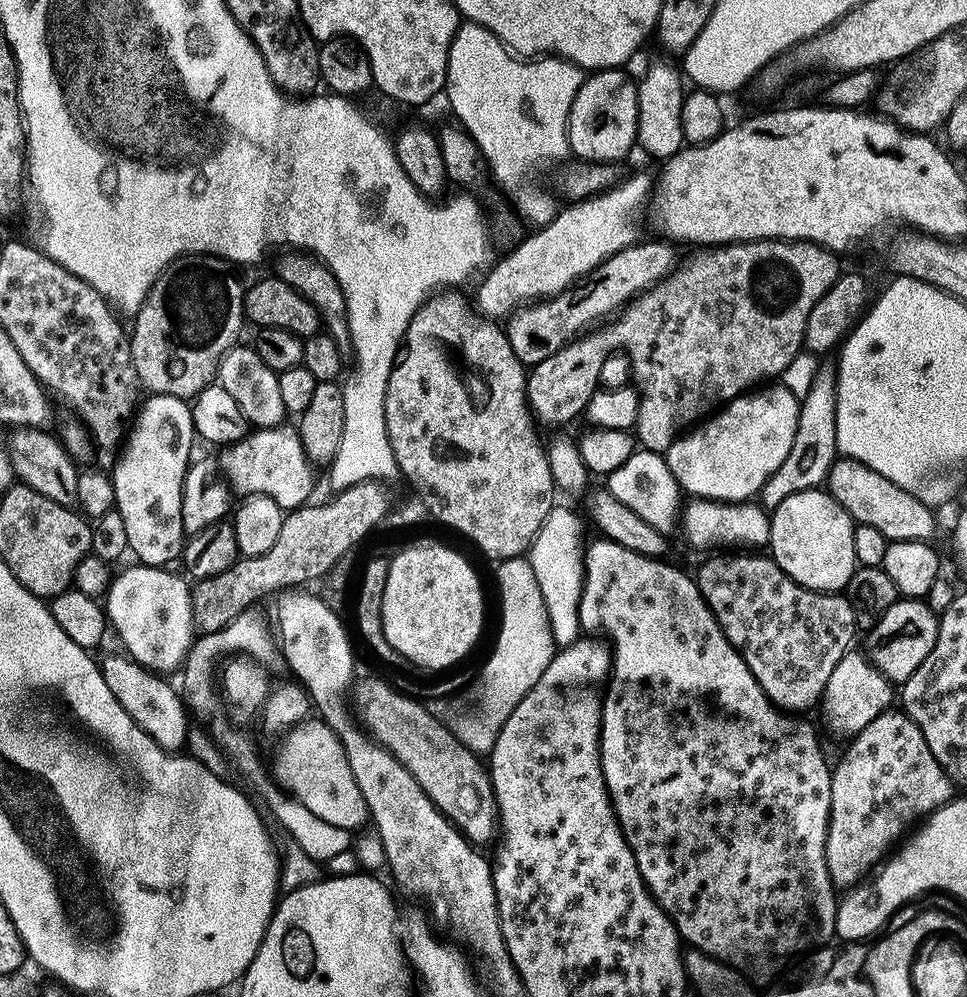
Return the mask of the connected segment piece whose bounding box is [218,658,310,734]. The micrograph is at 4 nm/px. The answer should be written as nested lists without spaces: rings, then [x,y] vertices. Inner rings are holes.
[[[228,658],[223,661],[222,671],[218,676],[218,688],[225,705],[252,712],[264,700],[264,709],[260,716],[264,719],[264,728],[268,732],[283,733],[294,724],[300,723],[310,712],[310,697],[299,683],[280,684],[268,696],[268,676],[257,661],[251,658]],[[225,663],[225,664],[224,664]],[[224,668],[224,673],[223,672]],[[268,696],[268,697],[267,697]]]

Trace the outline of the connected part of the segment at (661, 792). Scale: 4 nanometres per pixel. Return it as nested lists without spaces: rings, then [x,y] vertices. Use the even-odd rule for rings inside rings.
[[[596,538],[596,541],[589,543],[586,548],[584,558],[584,585],[582,586],[582,594],[580,595],[580,605],[578,606],[578,618],[580,619],[580,627],[585,633],[596,634],[601,628],[602,631],[608,632],[607,639],[610,641],[612,649],[612,671],[608,677],[607,685],[602,693],[602,703],[600,706],[600,765],[602,766],[602,774],[604,781],[608,787],[608,797],[612,799],[612,809],[616,811],[616,817],[620,823],[620,828],[624,831],[624,837],[628,840],[634,858],[638,862],[638,868],[644,879],[644,885],[648,888],[648,892],[659,902],[660,907],[676,924],[676,930],[680,933],[681,941],[685,945],[691,946],[697,952],[705,952],[708,956],[712,956],[716,960],[721,960],[724,964],[729,964],[735,968],[737,972],[745,977],[756,980],[768,980],[771,976],[776,976],[788,964],[791,956],[796,956],[799,952],[805,954],[811,953],[817,946],[824,946],[829,943],[828,939],[836,936],[836,909],[838,907],[838,889],[832,883],[830,878],[830,870],[826,860],[826,840],[828,834],[828,819],[830,818],[830,786],[832,785],[832,768],[830,764],[824,761],[824,752],[820,749],[820,740],[816,737],[816,732],[807,724],[804,718],[797,718],[795,715],[786,711],[781,711],[773,704],[770,697],[762,690],[762,686],[754,678],[754,674],[747,668],[744,661],[743,651],[740,651],[731,644],[723,633],[722,626],[716,620],[716,616],[712,611],[706,610],[703,597],[699,594],[693,595],[692,604],[688,600],[680,600],[676,604],[676,599],[680,596],[680,591],[687,586],[688,580],[690,584],[690,576],[684,572],[679,572],[672,564],[663,564],[665,561],[660,558],[651,556],[643,556],[634,550],[625,550],[621,544],[616,544],[612,540]]]

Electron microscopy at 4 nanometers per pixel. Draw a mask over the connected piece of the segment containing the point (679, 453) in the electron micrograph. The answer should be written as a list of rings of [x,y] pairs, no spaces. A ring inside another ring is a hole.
[[[764,386],[759,390],[749,390],[742,396],[737,396],[735,400],[729,400],[715,414],[709,415],[699,426],[693,427],[691,430],[685,431],[675,442],[670,445],[666,453],[666,459],[670,470],[673,472],[674,478],[677,480],[681,489],[685,493],[691,494],[696,498],[706,500],[722,500],[725,502],[744,502],[749,498],[755,497],[763,488],[764,483],[774,474],[774,470],[778,470],[778,466],[782,466],[786,454],[790,454],[790,446],[794,446],[794,430],[798,430],[798,418],[800,417],[800,400],[788,388],[772,388],[776,386]]]

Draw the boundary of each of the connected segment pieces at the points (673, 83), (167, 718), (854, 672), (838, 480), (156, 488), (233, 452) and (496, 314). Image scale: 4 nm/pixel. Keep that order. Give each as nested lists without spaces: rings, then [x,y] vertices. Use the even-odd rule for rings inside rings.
[[[664,60],[654,61],[639,77],[636,87],[638,98],[638,122],[636,123],[637,147],[648,155],[665,160],[683,148],[685,143],[682,134],[681,108],[686,95],[682,90],[683,75],[679,67],[672,66]]]
[[[127,655],[108,656],[105,660],[99,661],[102,678],[106,678],[106,686],[122,702],[122,710],[158,742],[166,752],[180,752],[183,744],[188,740],[188,716],[189,709],[186,701],[179,691],[176,692],[167,684],[163,675],[151,672],[148,668],[143,668],[136,660]]]
[[[849,650],[838,662],[834,670],[831,671],[830,680],[826,682],[824,695],[821,697],[818,705],[818,713],[824,719],[824,724],[828,727],[828,732],[832,736],[845,736],[851,738],[856,733],[862,731],[867,724],[874,722],[878,714],[889,711],[894,704],[894,685],[891,680],[883,676],[877,668],[869,662],[867,655],[863,651]]]
[[[838,458],[832,463],[832,469],[826,481],[826,491],[841,504],[856,524],[874,526],[889,542],[893,540],[931,541],[936,532],[936,515],[918,498],[906,490],[894,486],[890,478],[882,478],[878,470],[870,470],[857,460]]]
[[[152,394],[147,399],[145,404],[143,401],[139,405],[122,444],[122,511],[131,555],[136,555],[133,557],[141,564],[168,566],[171,560],[181,559],[186,543],[182,526],[182,486],[194,456],[192,409],[189,401],[173,396]]]
[[[287,423],[275,428],[256,428],[249,431],[243,440],[237,440],[218,456],[222,475],[233,493],[245,496],[269,496],[285,510],[299,508],[309,503],[312,492],[314,465],[304,453],[300,433]]]
[[[636,172],[623,180],[624,177],[597,196],[587,196],[564,206],[568,208],[561,207],[550,223],[539,225],[519,241],[517,248],[510,249],[496,265],[493,263],[476,288],[475,311],[487,319],[503,321],[526,304],[566,291],[603,260],[637,243],[641,236],[636,219],[643,212],[645,215],[649,207],[654,180],[644,172]]]

